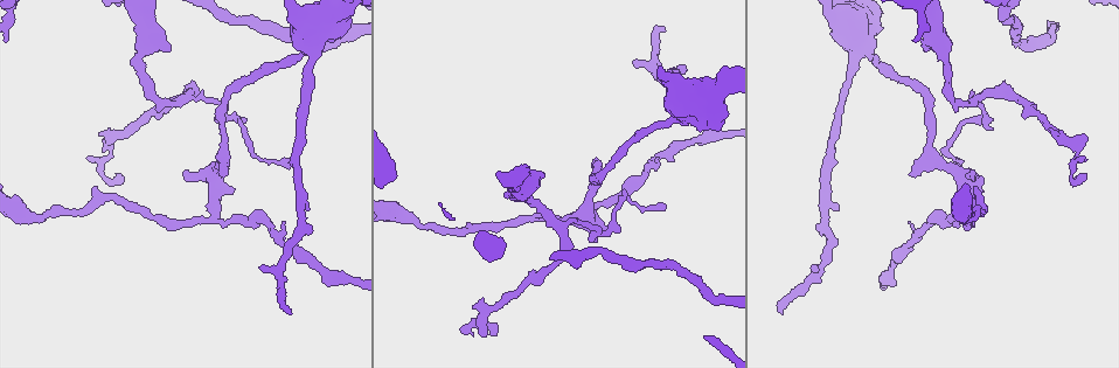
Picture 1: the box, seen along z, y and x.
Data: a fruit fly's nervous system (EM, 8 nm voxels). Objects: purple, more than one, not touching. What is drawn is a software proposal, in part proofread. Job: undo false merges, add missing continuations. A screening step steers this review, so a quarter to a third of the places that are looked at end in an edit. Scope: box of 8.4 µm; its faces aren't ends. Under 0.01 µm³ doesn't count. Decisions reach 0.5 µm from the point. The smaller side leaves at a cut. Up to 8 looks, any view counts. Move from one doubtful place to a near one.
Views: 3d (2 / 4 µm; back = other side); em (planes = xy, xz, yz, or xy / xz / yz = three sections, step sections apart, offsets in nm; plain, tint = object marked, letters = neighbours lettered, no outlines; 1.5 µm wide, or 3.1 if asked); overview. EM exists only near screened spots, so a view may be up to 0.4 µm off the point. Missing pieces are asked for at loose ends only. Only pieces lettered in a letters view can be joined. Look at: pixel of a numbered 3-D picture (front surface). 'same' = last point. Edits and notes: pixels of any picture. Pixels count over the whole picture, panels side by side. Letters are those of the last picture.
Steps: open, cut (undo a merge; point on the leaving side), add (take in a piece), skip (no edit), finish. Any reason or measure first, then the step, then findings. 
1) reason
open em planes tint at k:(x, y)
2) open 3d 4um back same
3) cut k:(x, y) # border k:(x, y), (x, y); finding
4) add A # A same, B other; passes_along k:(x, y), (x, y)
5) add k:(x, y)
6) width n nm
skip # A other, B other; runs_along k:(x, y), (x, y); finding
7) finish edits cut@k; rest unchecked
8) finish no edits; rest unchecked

a narrow waist
open em yz step 8 letters at 1:(1072, 176)

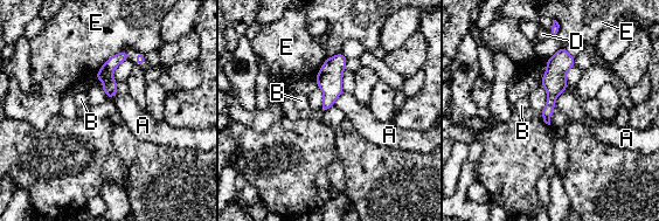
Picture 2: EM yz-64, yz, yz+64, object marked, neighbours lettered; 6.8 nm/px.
width 80 nm
skip # A other, B other, D other, E other; continuous, no second cell

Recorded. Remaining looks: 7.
abrupt turn
open em planes letters at 1:(214, 215)

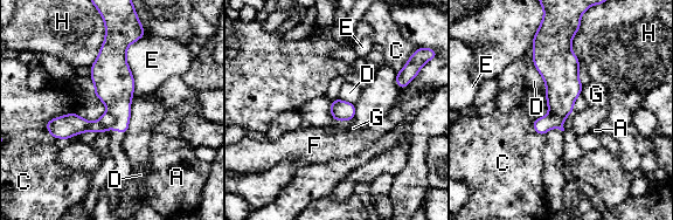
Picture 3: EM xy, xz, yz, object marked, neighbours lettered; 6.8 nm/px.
width 140 nm; longest_contact E 420 nm
cut 3:(80, 125) # A other, C other, D other, E other, F other, G other, H other; a second cell is stuck on

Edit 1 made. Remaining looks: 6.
end of a long branch
open em planes letters at 1:(659, 206)

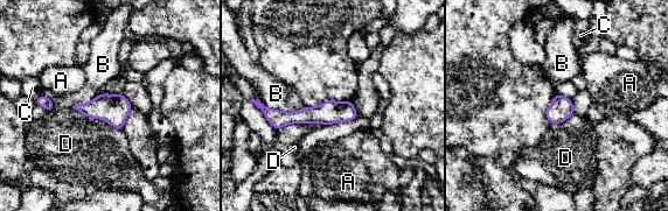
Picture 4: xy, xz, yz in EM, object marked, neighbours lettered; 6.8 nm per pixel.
skip # A other, B other, C other, D other; border 4:(71, 107), (122, 129); none of them fits

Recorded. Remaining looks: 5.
finish edits cut@3; rest unchecked

